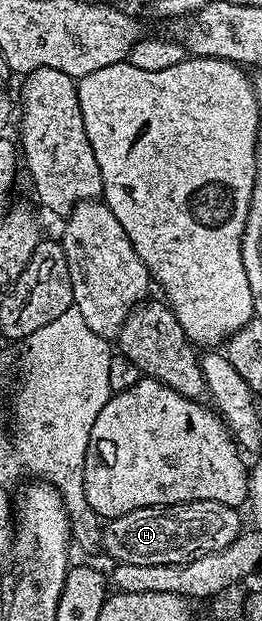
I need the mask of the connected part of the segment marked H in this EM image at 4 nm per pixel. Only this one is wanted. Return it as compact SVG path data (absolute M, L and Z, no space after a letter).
M186 501L180 505L154 505L141 507L128 513L121 513L110 518L111 522L103 525L102 552L112 557L112 562L128 565L188 565L205 555L227 549L239 538L240 510L224 501Z

